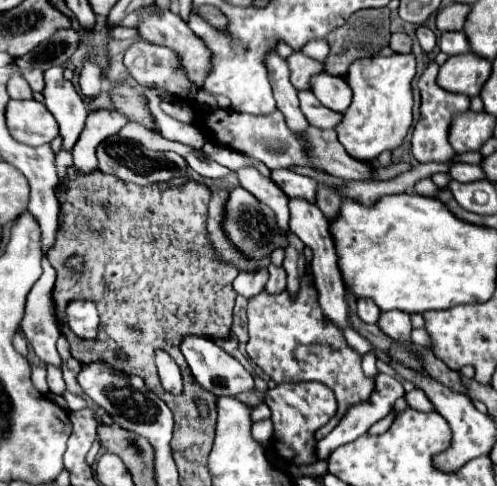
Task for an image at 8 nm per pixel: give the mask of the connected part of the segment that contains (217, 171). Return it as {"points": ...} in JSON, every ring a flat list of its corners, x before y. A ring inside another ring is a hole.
{"points":[[188,154,188,156,186,156,186,160,188,160,190,168,192,168,194,172,198,172,200,176,204,176,204,178,224,178,224,176,228,176,228,174,230,174,230,170,228,170,228,168,224,168,224,166,216,164,214,160,200,158,200,156,196,156,196,154]]}

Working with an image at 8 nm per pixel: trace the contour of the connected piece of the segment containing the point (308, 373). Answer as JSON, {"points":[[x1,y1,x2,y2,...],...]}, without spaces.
{"points":[[308,264,306,274,302,278,302,286,296,296,290,292,268,294,266,290,248,300,248,334,250,340,246,344,248,356,276,382,308,382,316,380,332,388,336,394,338,410,326,426,316,432,316,440,322,440,346,414,348,406,368,400,374,390,374,378,366,378,362,370,362,356,356,350,350,350,342,328,334,326,334,322,326,320,322,308,318,306,318,292,314,290,314,274]]}

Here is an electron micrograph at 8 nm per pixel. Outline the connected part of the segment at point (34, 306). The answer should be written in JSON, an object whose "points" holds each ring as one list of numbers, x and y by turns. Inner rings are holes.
{"points":[[44,258,42,260,44,274,40,280,34,284,34,288,28,294,26,302,26,314,20,324,26,340,30,342,32,350,38,354,38,358,44,364,50,366,62,366,62,356,56,350,56,340,58,340,58,326,54,322,54,310,50,302,50,292,54,288,54,268,50,262]]}

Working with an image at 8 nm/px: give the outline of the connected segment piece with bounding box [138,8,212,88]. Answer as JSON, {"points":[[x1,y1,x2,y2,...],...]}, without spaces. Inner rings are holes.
{"points":[[158,8,158,10,150,12,150,14,146,14,146,16,142,18,142,22,138,22,138,30,140,30,140,36,142,36,144,40,174,50,176,56,178,56,180,62,182,62,182,68,186,70,188,80,190,80,192,84,196,84,198,88,202,86,202,82,206,80,206,74,212,70,212,66,210,66,210,62,212,62,212,52,208,50,208,46,204,44,204,40,198,38,198,36,188,28,188,24,186,24,180,16,172,14,170,10,160,10,160,8]]}

